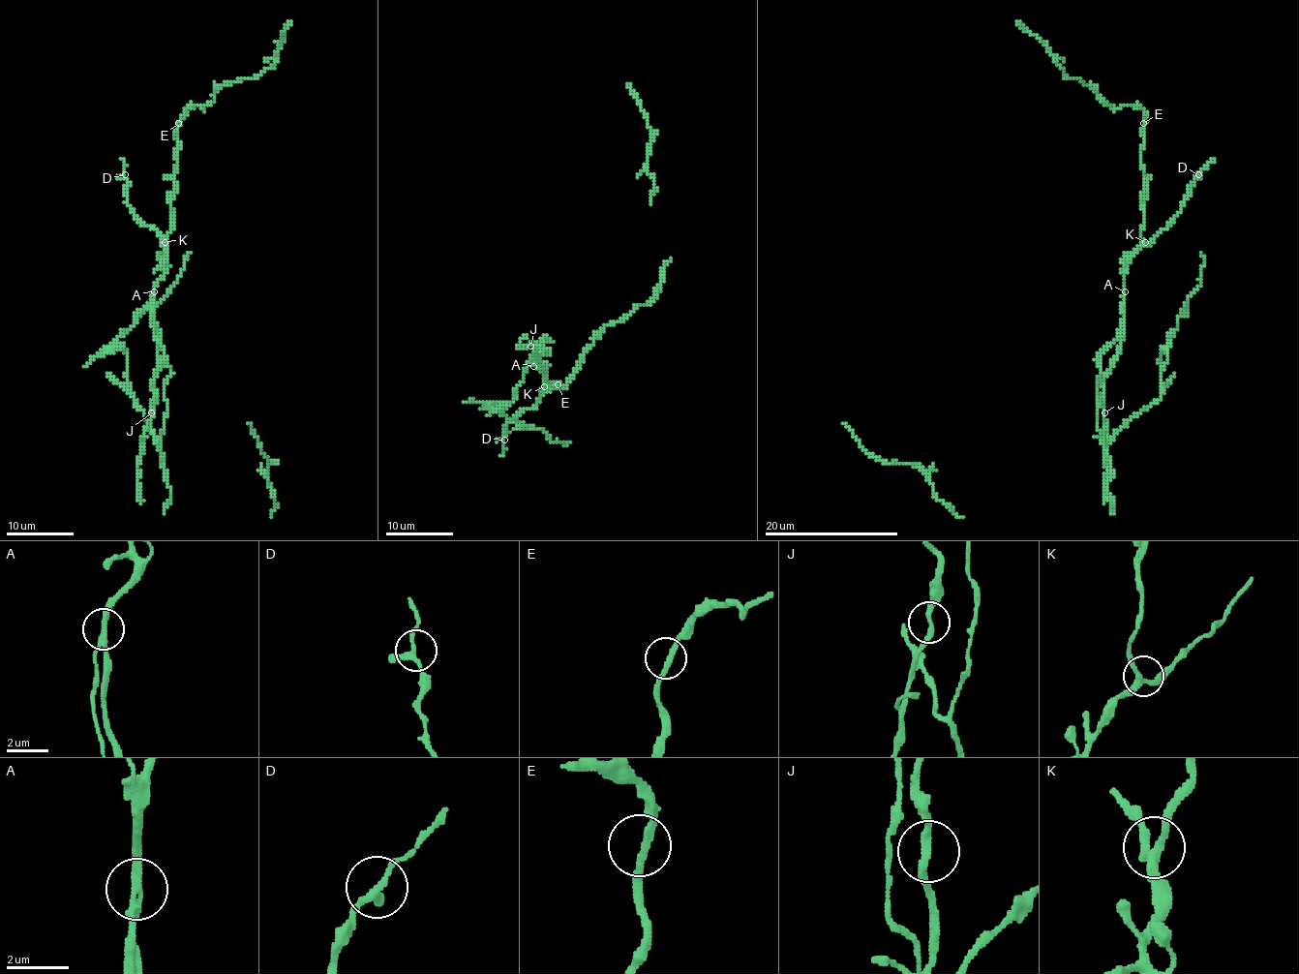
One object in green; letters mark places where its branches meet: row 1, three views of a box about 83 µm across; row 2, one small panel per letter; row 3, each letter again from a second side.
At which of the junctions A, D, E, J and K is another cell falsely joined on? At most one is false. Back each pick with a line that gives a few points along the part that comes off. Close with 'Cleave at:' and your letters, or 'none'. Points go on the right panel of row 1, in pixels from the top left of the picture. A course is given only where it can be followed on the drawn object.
Cleave at: A

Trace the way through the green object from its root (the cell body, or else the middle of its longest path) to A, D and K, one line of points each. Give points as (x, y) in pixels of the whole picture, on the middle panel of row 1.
A: (546, 341), (532, 359), (532, 366)
D: (546, 341), (530, 363), (543, 366), (543, 396), (532, 408), (519, 412), (507, 425), (504, 440)
K: (546, 341), (530, 363), (543, 366), (544, 386)

